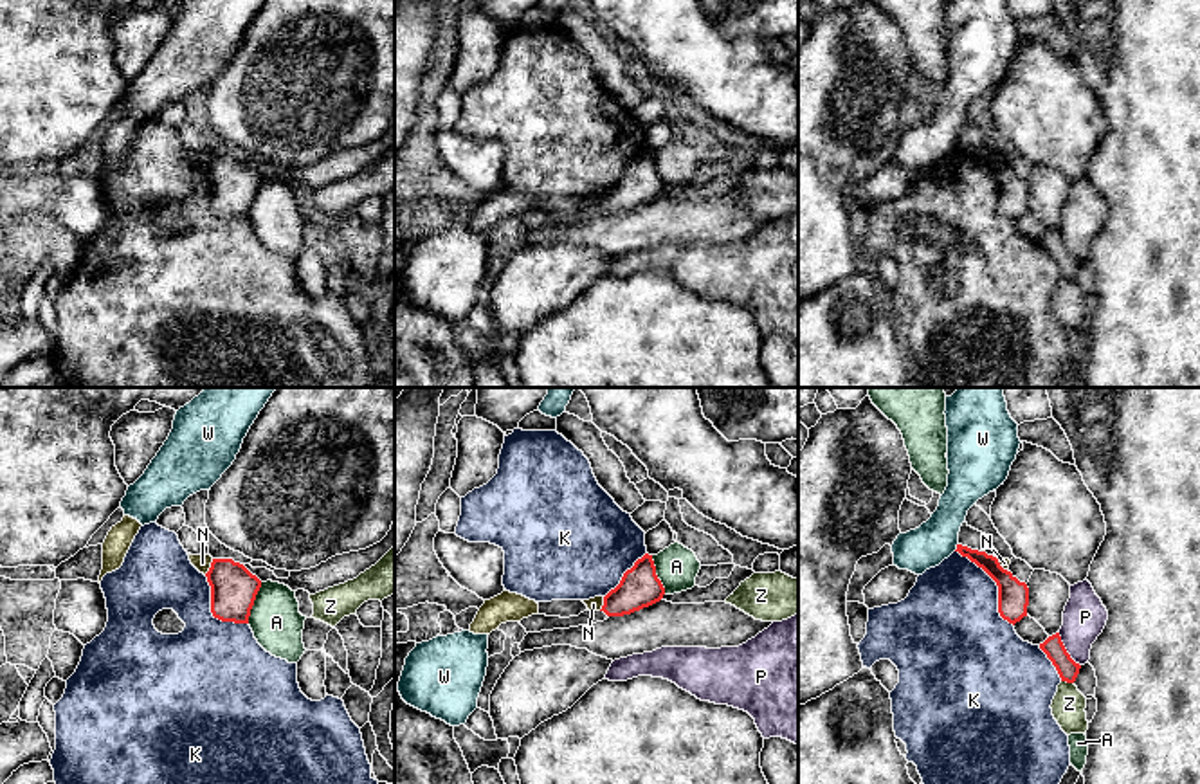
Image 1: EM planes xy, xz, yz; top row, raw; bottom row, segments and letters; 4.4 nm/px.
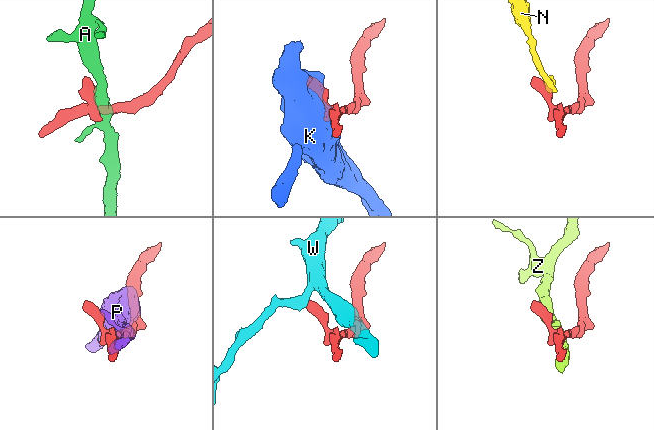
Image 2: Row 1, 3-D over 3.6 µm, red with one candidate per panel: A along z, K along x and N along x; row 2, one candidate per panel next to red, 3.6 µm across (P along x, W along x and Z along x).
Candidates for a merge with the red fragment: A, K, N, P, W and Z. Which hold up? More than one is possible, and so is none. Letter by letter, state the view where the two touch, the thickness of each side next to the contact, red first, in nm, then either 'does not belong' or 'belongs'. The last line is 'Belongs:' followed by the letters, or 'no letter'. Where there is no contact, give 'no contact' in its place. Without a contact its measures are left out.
A: meets red in xy; 200 nm thick on the red side, 220 nm on the other; does not belong
K: meets red in yz; 140 nm thick on the red side, 420 nm on the other; does not belong
N: meets red in xy; 200 nm thick on the red side, 80 nm on the other; does not belong
P: meets red in yz; 90 nm thick on the red side, 190 nm on the other; does not belong
W: meets red in yz; 80 nm thick on the red side, 190 nm on the other; does not belong
Z: meets red in yz; 90 nm thick on the red side, 150 nm on the other; does not belong
Belongs: no letter

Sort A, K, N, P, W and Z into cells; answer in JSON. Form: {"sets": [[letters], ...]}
{"sets": [["A"], ["K"], ["N"], ["P"], ["W"], ["Z"]]}

